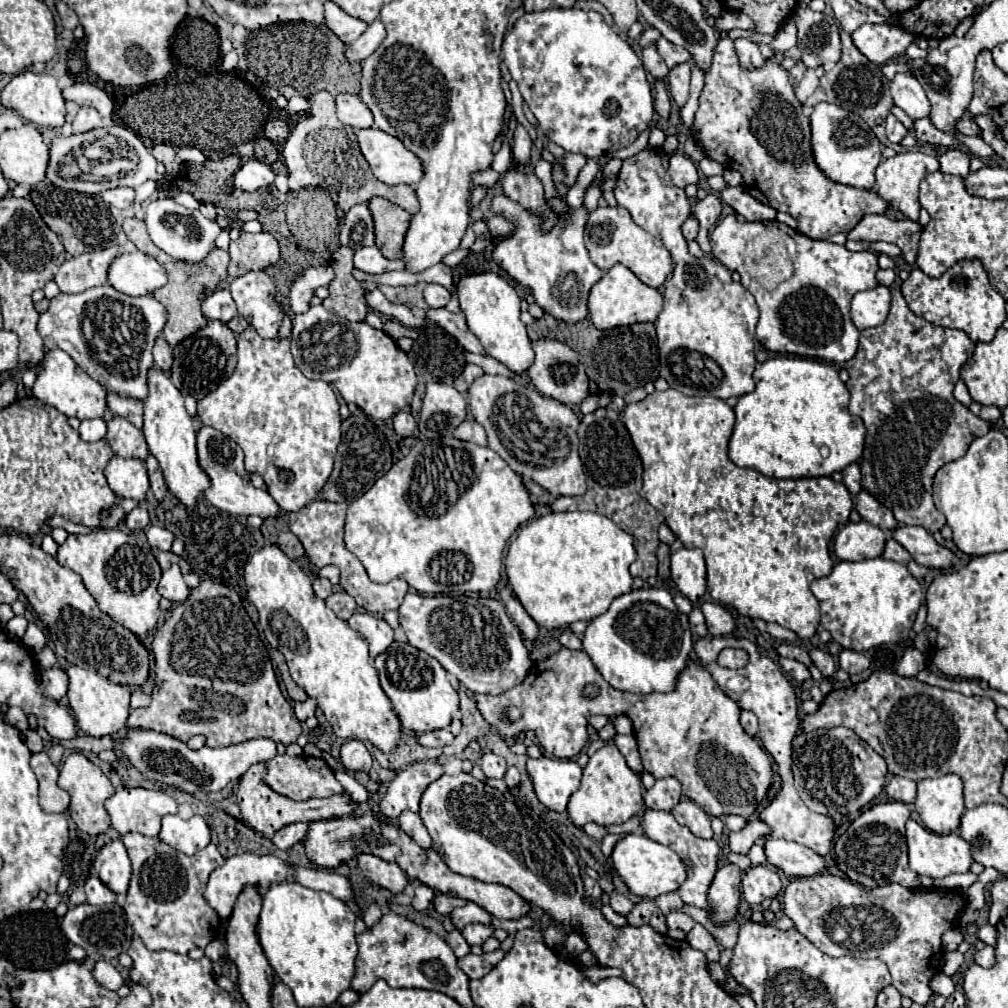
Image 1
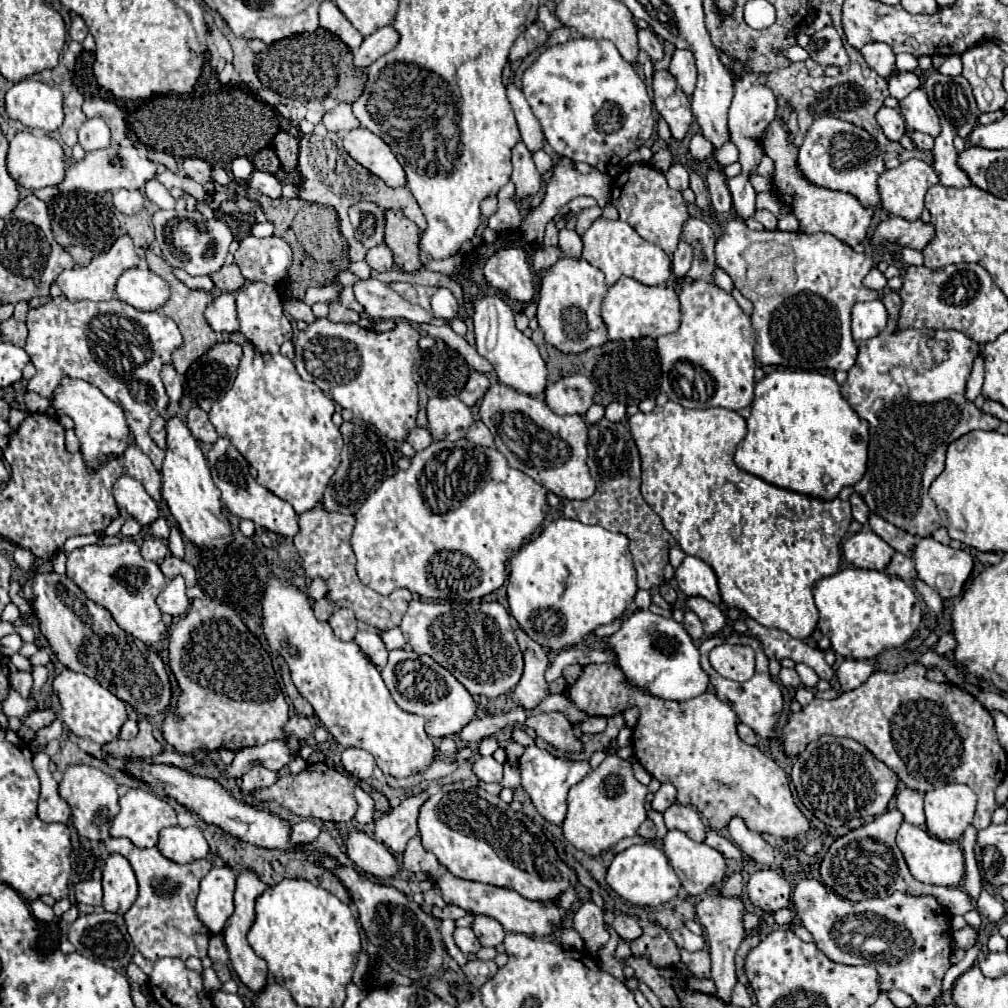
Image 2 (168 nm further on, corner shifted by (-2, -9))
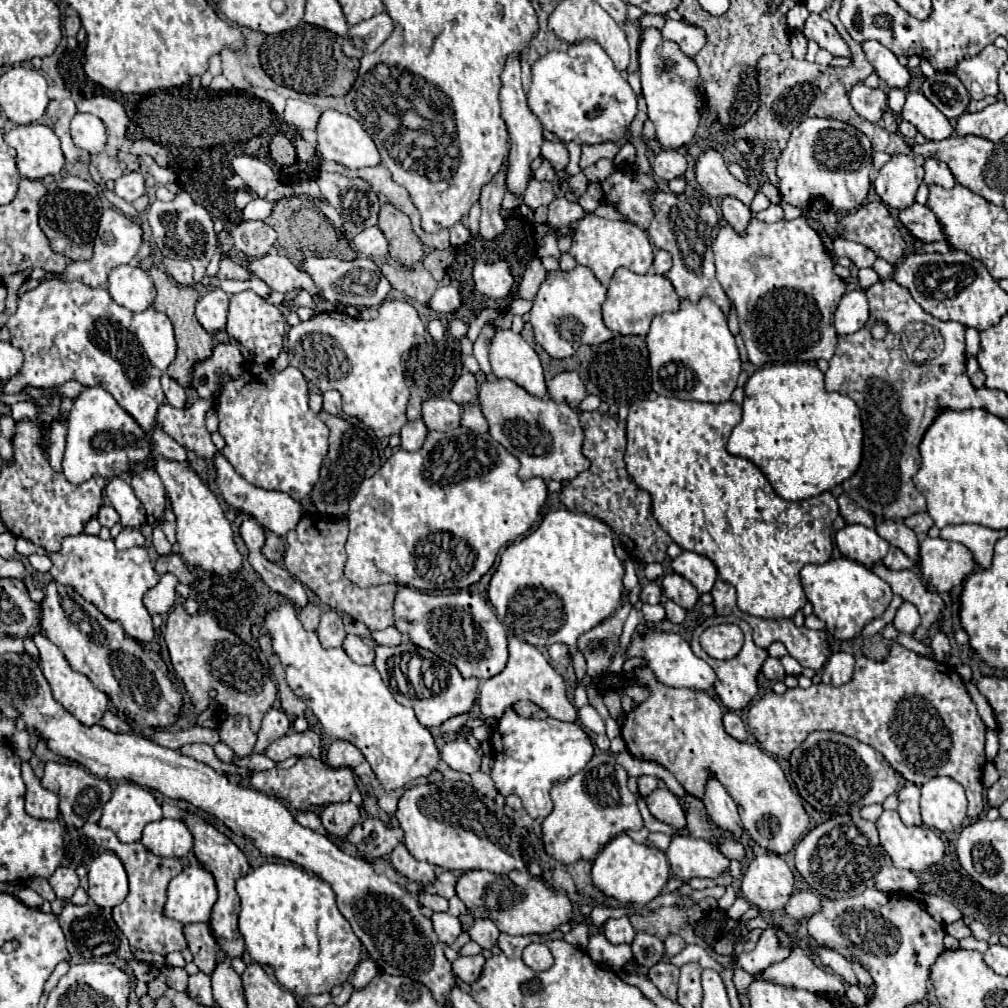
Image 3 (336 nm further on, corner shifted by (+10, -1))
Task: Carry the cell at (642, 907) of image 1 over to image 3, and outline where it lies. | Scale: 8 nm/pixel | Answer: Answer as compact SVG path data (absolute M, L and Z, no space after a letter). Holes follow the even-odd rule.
M638 932L632 942L632 954L634 954L636 962L654 966L656 962L660 962L660 958L664 954L664 942L648 932Z

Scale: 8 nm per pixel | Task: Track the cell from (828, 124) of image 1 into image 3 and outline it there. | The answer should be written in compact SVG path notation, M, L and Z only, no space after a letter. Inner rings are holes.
M806 118L782 150L778 158L778 178L782 200L798 208L808 206L816 196L826 198L832 208L840 214L846 214L860 206L870 190L870 172L872 172L872 146L870 138L856 130L854 126L832 120L832 118Z

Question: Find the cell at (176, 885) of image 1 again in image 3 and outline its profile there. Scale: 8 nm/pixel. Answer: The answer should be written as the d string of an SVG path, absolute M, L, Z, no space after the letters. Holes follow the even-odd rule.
M84 824L82 832L92 838L100 848L112 850L124 864L128 880L130 880L130 892L122 904L118 904L112 910L114 922L124 932L132 948L144 950L144 952L158 952L158 954L170 954L174 950L186 950L188 942L184 938L184 924L164 916L166 906L166 890L168 882L180 874L180 870L186 868L186 862L180 858L162 858L154 856L150 850L144 848L142 842L124 844L116 838L116 834L108 828L100 828L98 824Z

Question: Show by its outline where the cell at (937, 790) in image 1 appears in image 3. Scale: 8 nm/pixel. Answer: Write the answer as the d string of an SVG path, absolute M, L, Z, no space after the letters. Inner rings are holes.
M932 778L922 786L920 812L928 828L958 830L966 820L966 804L964 788L952 778Z

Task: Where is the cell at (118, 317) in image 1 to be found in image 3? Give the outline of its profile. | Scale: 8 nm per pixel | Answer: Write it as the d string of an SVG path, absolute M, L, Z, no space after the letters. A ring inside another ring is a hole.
M42 280L38 288L18 298L18 310L10 316L6 326L12 334L12 346L24 354L20 374L10 378L10 382L4 386L6 394L22 392L24 388L20 388L20 382L32 388L54 388L68 380L76 380L82 386L102 386L144 432L152 430L156 410L164 402L160 376L176 356L174 330L166 314L154 310L152 306L144 312L130 312L128 308L116 304L106 288L88 288L82 282Z

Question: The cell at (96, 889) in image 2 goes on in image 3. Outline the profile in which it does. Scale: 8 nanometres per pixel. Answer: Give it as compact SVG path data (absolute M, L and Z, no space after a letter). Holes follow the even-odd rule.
M60 866L60 868L52 874L52 878L50 878L50 886L52 886L52 890L56 892L58 898L70 900L72 894L74 894L74 892L78 890L78 886L80 886L80 878L78 878L78 874L76 874L72 868Z

